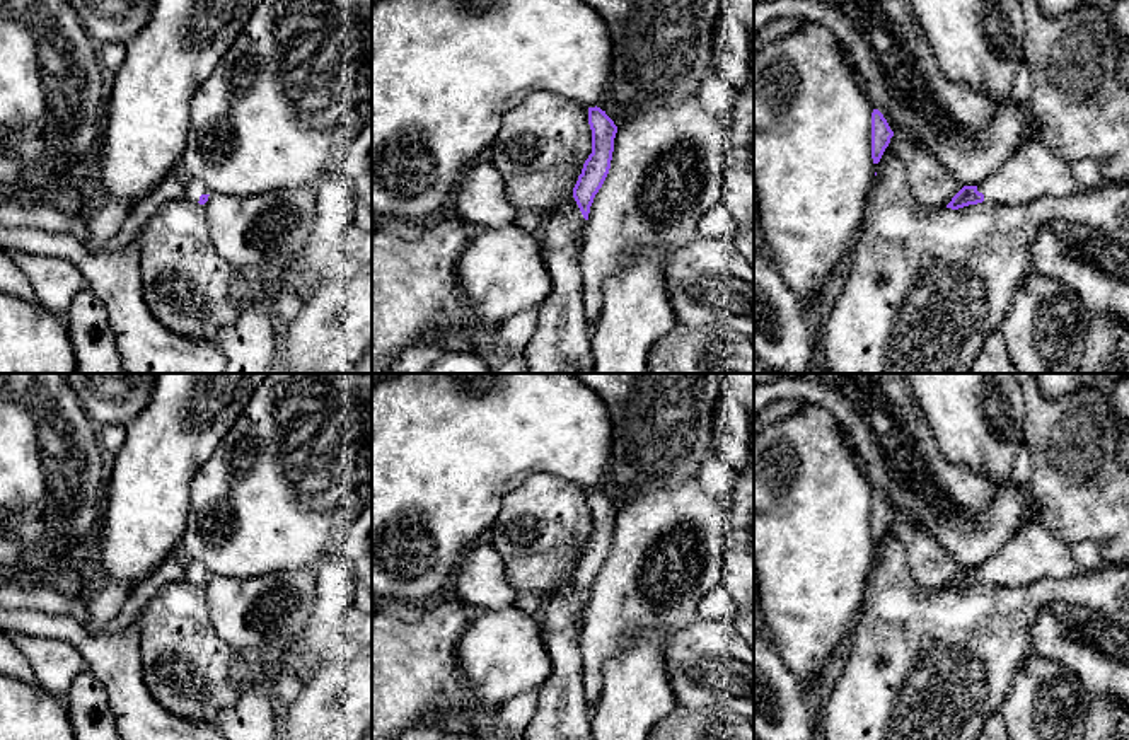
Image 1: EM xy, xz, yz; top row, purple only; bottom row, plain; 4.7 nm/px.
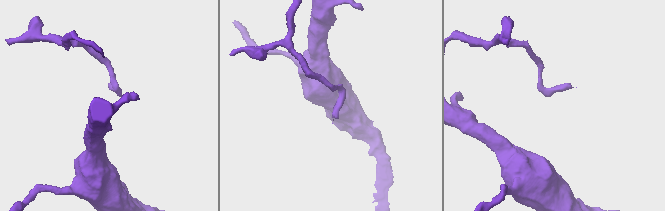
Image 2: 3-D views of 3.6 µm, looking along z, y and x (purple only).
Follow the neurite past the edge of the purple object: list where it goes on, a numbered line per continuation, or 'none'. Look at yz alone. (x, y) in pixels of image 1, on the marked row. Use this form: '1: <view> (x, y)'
1: yz (1034, 171)

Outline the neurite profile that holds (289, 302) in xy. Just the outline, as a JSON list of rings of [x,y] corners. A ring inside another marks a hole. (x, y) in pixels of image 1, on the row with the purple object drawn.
[[[293,288],[281,290],[273,300],[273,315],[280,329],[287,327],[302,310],[305,295]]]

